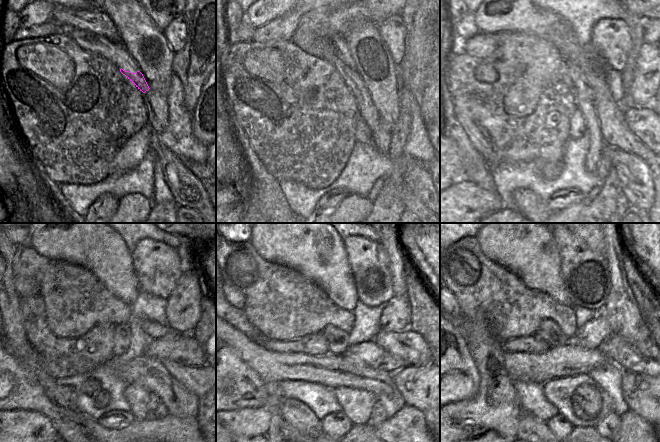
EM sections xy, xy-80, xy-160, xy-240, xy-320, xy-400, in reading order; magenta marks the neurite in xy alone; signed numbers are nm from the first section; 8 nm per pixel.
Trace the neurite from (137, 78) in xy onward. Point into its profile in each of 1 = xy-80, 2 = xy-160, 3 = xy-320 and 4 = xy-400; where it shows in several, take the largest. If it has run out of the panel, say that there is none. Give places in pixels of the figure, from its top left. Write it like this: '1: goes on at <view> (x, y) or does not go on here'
1: goes on at xy-80 (367, 112)
2: goes on at xy-160 (589, 114)
3: goes on at xy-320 (356, 404)
4: goes on at xy-400 (579, 399)

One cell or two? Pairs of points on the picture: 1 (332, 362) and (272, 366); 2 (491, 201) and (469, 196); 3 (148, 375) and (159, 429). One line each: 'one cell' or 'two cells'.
1: one cell
2: one cell
3: two cells

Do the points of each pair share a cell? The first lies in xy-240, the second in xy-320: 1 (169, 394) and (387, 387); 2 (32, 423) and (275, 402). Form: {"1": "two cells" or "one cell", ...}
{"1": "one cell", "2": "one cell"}

